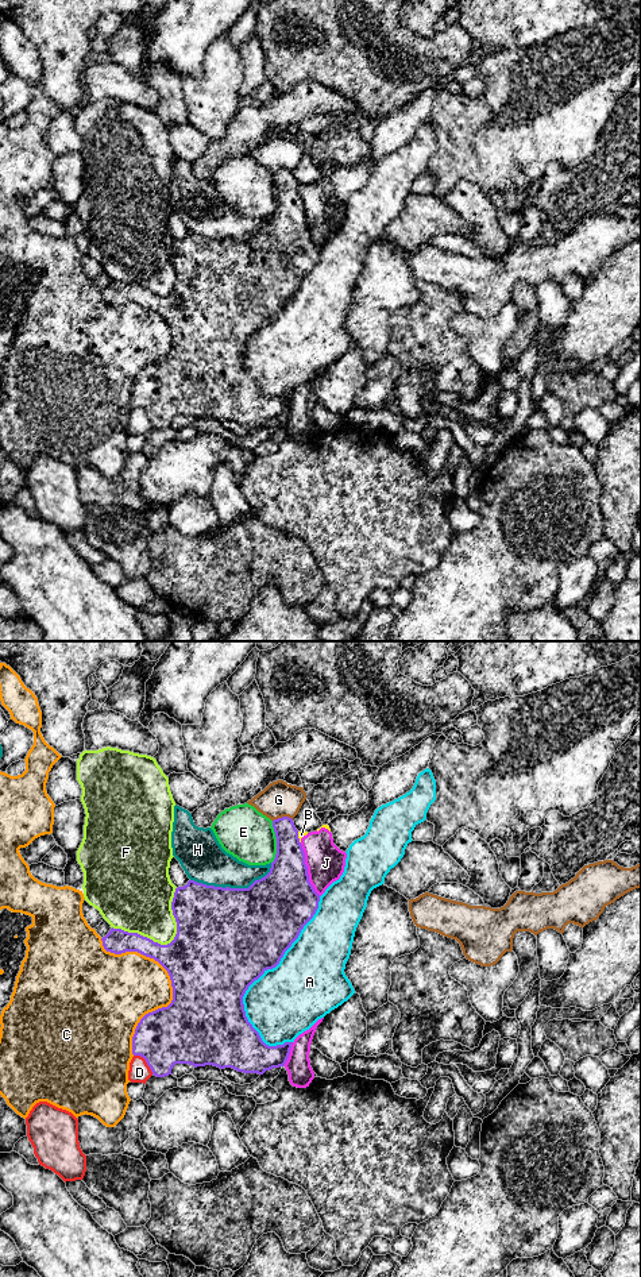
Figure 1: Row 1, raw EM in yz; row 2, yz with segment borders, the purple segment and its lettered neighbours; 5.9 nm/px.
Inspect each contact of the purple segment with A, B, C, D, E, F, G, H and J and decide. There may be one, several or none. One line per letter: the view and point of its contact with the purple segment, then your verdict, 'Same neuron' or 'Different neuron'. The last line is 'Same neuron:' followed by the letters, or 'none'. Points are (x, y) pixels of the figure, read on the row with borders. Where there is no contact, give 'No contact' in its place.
A: Touches purple at yz (266, 969). Different neuron
B: Touches purple at yz (297, 837). Different neuron
C: Touches purple at yz (172, 983). Different neuron
D: Touches purple at yz (146, 1061). Different neuron
E: Touches purple at yz (277, 843). Different neuron
F: Touches purple at yz (168, 944). Different neuron
G: Touches purple at yz (282, 817). Different neuron
H: Touches purple at yz (234, 888). Different neuron
J: Touches purple at yz (307, 870). Different neuron
Same neuron: none

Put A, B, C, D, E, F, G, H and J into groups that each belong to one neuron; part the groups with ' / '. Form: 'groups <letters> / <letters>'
groups A / B J / C / D / E / F / G / H

